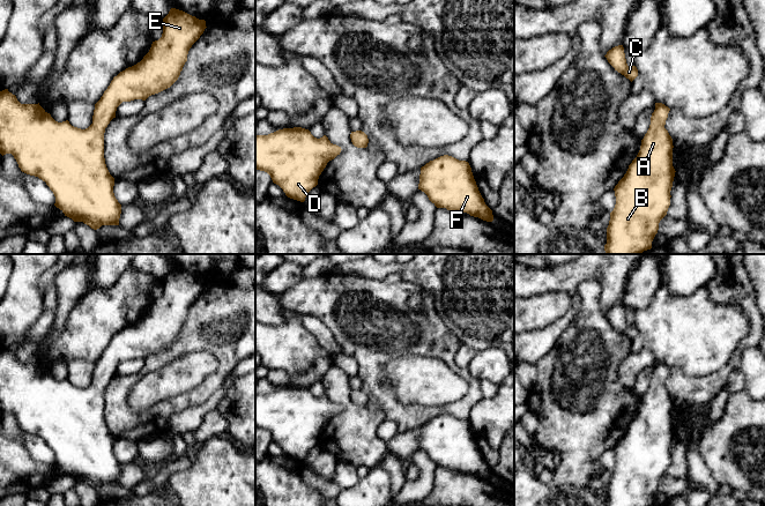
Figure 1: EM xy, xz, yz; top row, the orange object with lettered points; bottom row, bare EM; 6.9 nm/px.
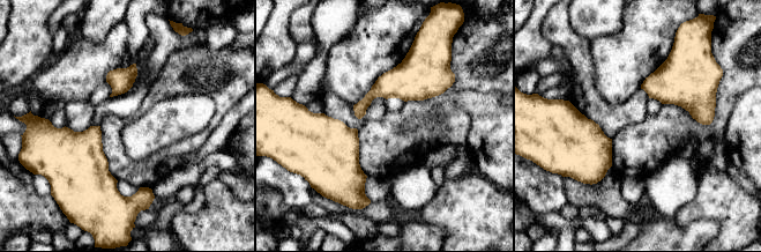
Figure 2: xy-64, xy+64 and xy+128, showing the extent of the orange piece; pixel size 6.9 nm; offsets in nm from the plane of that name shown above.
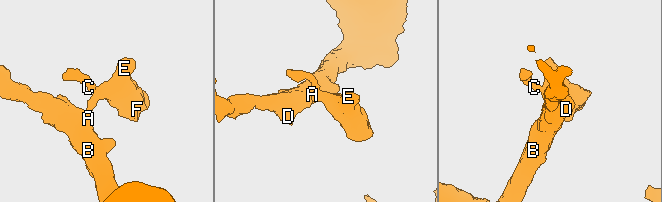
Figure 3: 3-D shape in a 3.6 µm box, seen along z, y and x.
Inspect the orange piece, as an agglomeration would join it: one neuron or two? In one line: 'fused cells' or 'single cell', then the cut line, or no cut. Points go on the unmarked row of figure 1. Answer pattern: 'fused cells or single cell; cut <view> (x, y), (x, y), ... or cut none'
single cell; cut none

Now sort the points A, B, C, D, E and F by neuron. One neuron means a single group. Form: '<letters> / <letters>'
A B C D E F

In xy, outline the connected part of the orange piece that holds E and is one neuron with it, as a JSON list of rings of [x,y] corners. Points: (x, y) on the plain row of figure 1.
[[[171,267],[163,277],[162,296],[153,300],[140,321],[113,336],[95,363],[92,382],[86,388],[72,385],[68,379],[55,380],[39,362],[21,363],[8,348],[0,350],[0,412],[12,412],[22,431],[45,440],[55,455],[54,464],[74,481],[83,481],[94,489],[102,484],[119,484],[121,463],[114,455],[114,437],[104,417],[105,387],[122,360],[146,359],[172,344],[187,320],[190,307],[206,287],[205,278]]]

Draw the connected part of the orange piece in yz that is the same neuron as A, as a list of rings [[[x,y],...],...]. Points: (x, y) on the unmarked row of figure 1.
[[[655,362],[651,384],[641,399],[637,416],[629,424],[624,436],[615,445],[616,463],[610,471],[604,506],[652,506],[660,479],[670,464],[670,449],[675,436],[673,425],[673,397],[664,387],[670,367]]]

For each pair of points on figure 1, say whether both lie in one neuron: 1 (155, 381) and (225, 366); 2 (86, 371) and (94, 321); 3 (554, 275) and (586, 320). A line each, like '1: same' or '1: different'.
1: different
2: different
3: different

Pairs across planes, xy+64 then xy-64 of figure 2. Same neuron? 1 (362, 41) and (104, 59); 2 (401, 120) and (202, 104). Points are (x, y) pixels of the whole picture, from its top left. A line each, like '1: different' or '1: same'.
1: same
2: different

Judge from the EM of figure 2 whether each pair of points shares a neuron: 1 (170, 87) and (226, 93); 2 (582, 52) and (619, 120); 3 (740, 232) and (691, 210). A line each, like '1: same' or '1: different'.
1: same
2: same
3: same

